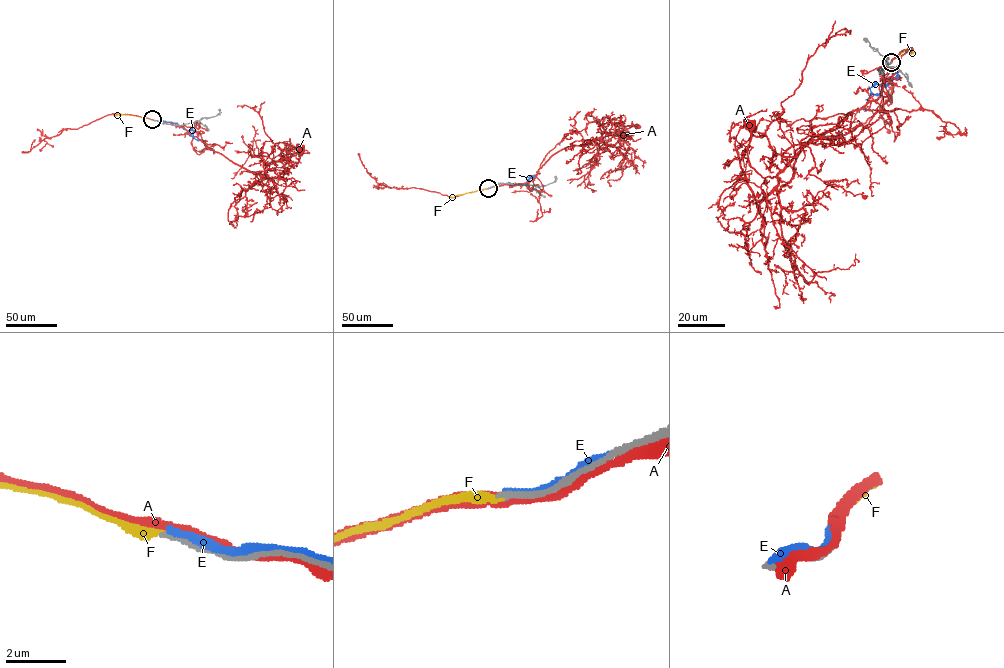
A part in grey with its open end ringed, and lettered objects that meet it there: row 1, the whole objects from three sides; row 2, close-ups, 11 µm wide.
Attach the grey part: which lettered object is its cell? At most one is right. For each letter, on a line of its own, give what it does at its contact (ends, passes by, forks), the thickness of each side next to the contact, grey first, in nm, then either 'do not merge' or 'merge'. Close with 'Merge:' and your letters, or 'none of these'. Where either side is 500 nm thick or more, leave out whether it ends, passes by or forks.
A: it passes by; 200 nm thick on the grey side, 280 nm on the other; do not merge
E: it passes by; 200 nm thick on the grey side, 240 nm on the other; do not merge
F: it ends there; 200 nm thick on the grey side, 320 nm on the other; merge
Merge: F

